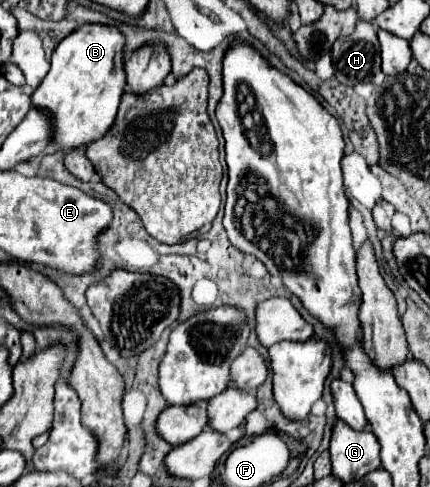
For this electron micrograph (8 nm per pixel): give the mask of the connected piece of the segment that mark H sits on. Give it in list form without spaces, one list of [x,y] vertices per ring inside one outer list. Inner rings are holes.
[[[357,21],[357,27],[349,37],[335,41],[331,55],[335,79],[343,85],[355,87],[359,83],[371,83],[373,77],[381,73],[377,31],[367,21]]]

